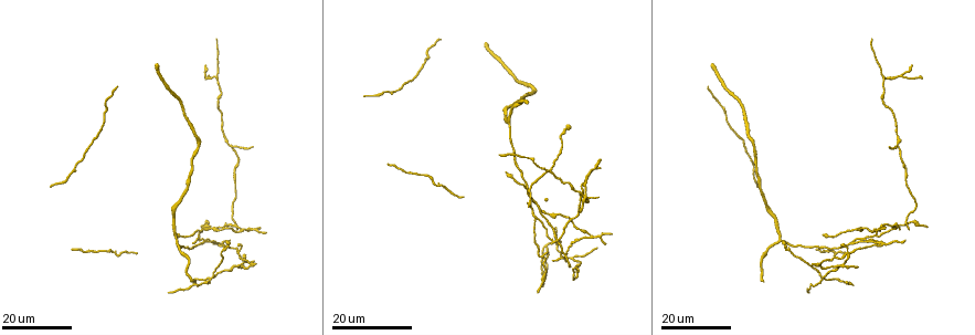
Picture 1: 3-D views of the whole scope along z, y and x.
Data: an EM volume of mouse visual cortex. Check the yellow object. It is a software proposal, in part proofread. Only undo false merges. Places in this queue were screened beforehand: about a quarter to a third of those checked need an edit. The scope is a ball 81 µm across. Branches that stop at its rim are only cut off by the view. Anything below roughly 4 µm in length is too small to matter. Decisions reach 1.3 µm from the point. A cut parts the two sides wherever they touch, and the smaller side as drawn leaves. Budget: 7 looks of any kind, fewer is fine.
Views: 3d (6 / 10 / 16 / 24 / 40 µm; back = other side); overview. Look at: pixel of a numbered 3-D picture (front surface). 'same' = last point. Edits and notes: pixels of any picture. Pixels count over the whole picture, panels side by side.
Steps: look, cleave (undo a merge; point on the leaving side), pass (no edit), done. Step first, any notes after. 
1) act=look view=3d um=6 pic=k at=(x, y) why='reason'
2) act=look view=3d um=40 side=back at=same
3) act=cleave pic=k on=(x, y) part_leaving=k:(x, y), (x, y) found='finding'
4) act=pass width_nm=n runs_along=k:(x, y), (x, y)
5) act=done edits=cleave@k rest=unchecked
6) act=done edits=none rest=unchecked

act=look view=3d um=24 pic=1 at=(508, 122) why='three arms meet'

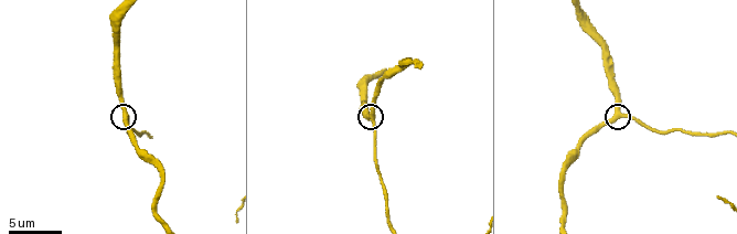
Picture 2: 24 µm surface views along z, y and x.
act=look view=3d um=10 pic=2 at=(123, 117)

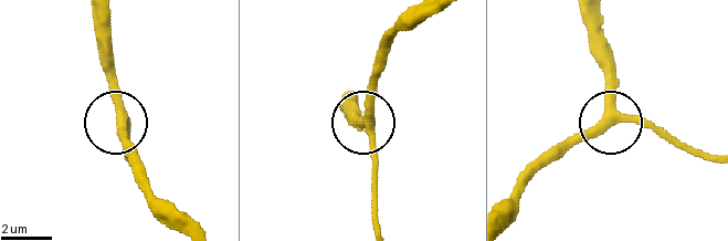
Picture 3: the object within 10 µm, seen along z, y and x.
act=pass side_arm_um=16 arms=3 found='one cell here'

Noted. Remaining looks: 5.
act=look view=3d um=16 pic=1 at=(232, 144) why='arms part here'

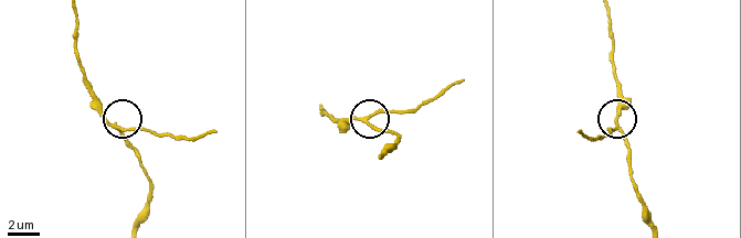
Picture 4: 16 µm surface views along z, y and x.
act=look view=3d um=10 pic=4 at=(370, 117) why='closer look'

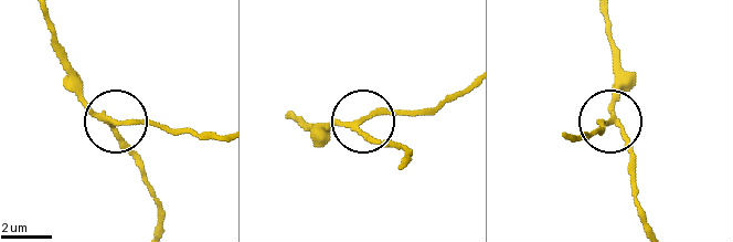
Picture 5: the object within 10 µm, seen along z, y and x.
act=look view=3d um=6 pic=5 at=(364, 120) why='zoom in'

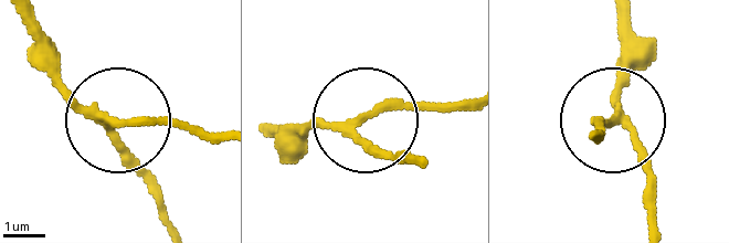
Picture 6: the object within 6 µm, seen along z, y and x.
act=cleave pic=6 on=(144, 123) width_nm=180 part_leaving=6:(97, 109), (220, 130) found='a second cell is stuck on'

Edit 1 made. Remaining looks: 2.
act=done edits=cleave@6 rest=unchecked

